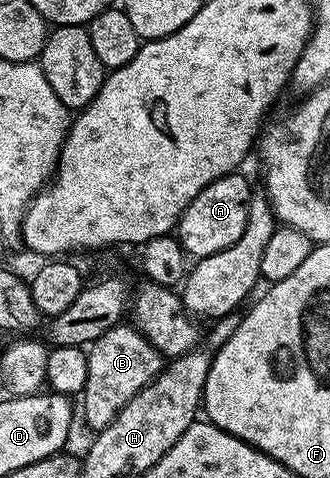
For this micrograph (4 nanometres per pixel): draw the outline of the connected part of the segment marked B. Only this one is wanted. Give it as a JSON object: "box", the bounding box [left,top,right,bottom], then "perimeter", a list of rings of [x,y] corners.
{"box":[79,323,163,431],"perimeter":[[[122,323],[111,327],[101,338],[88,346],[87,383],[79,401],[79,413],[85,416],[93,431],[100,431],[113,422],[115,415],[147,383],[161,374],[163,358],[159,350],[132,324]]]}

